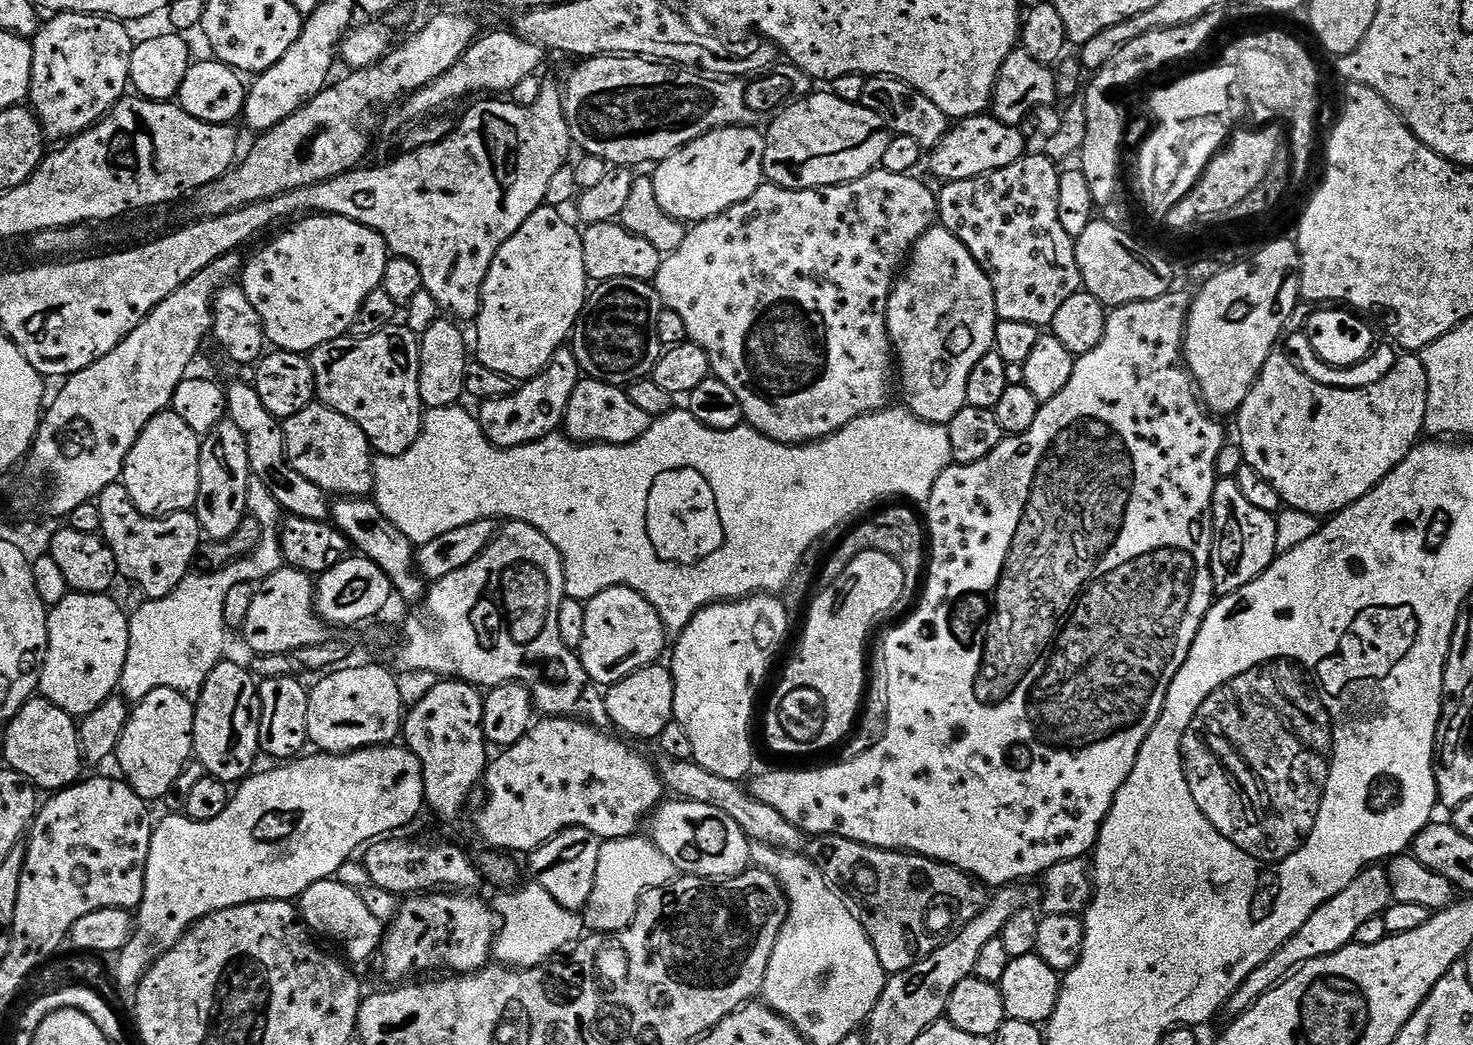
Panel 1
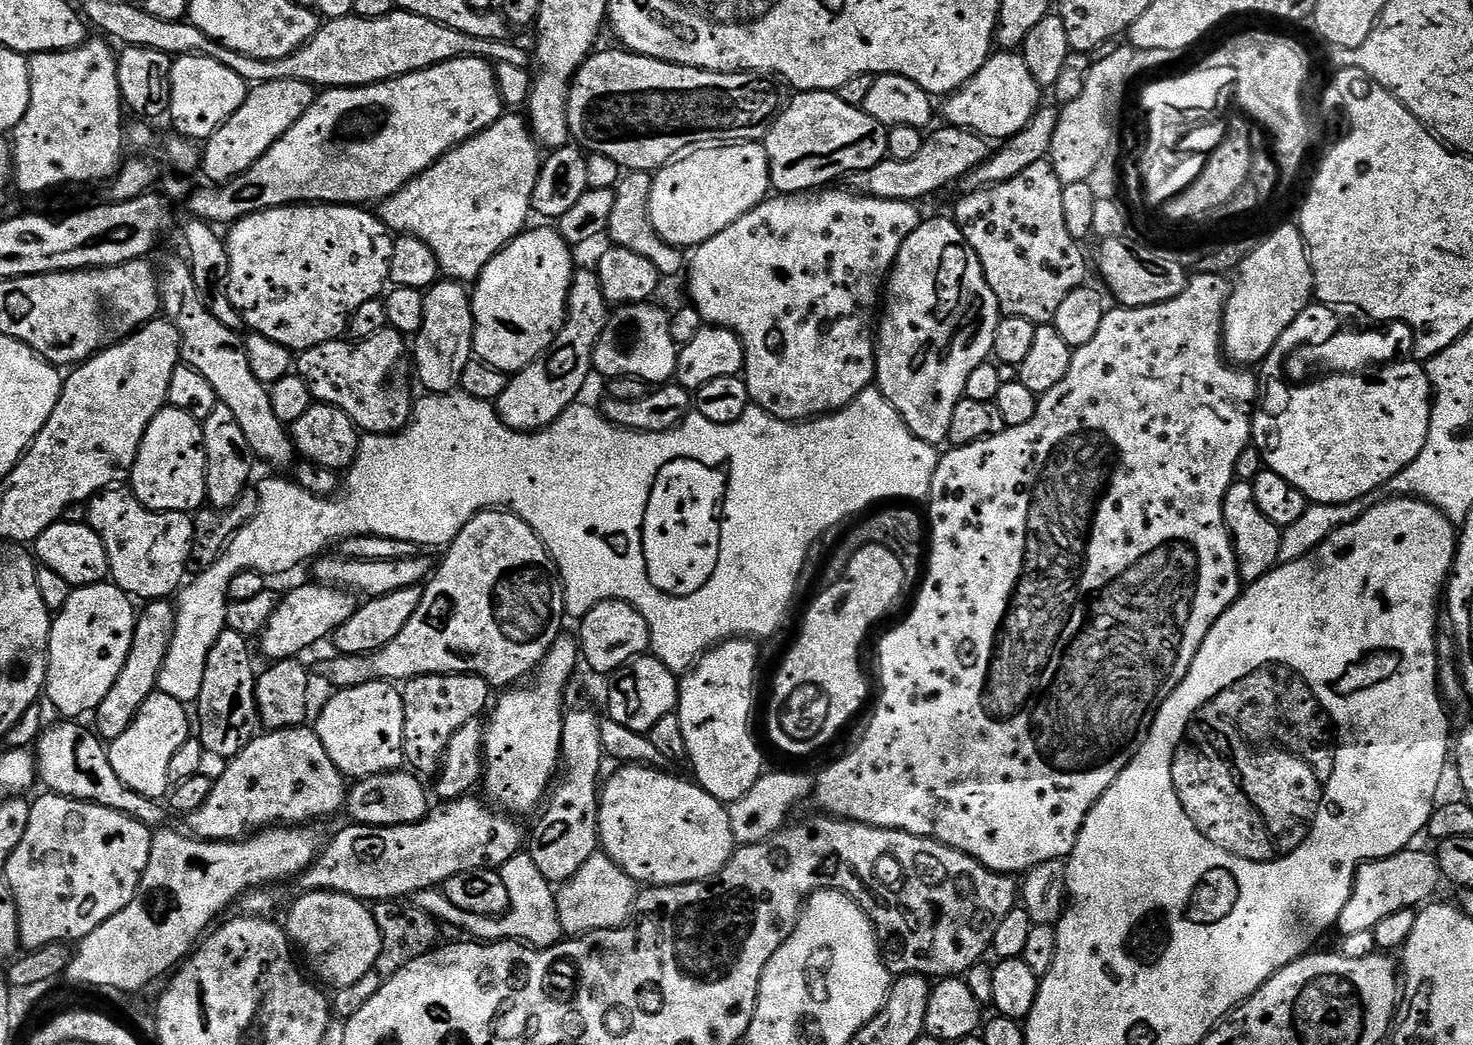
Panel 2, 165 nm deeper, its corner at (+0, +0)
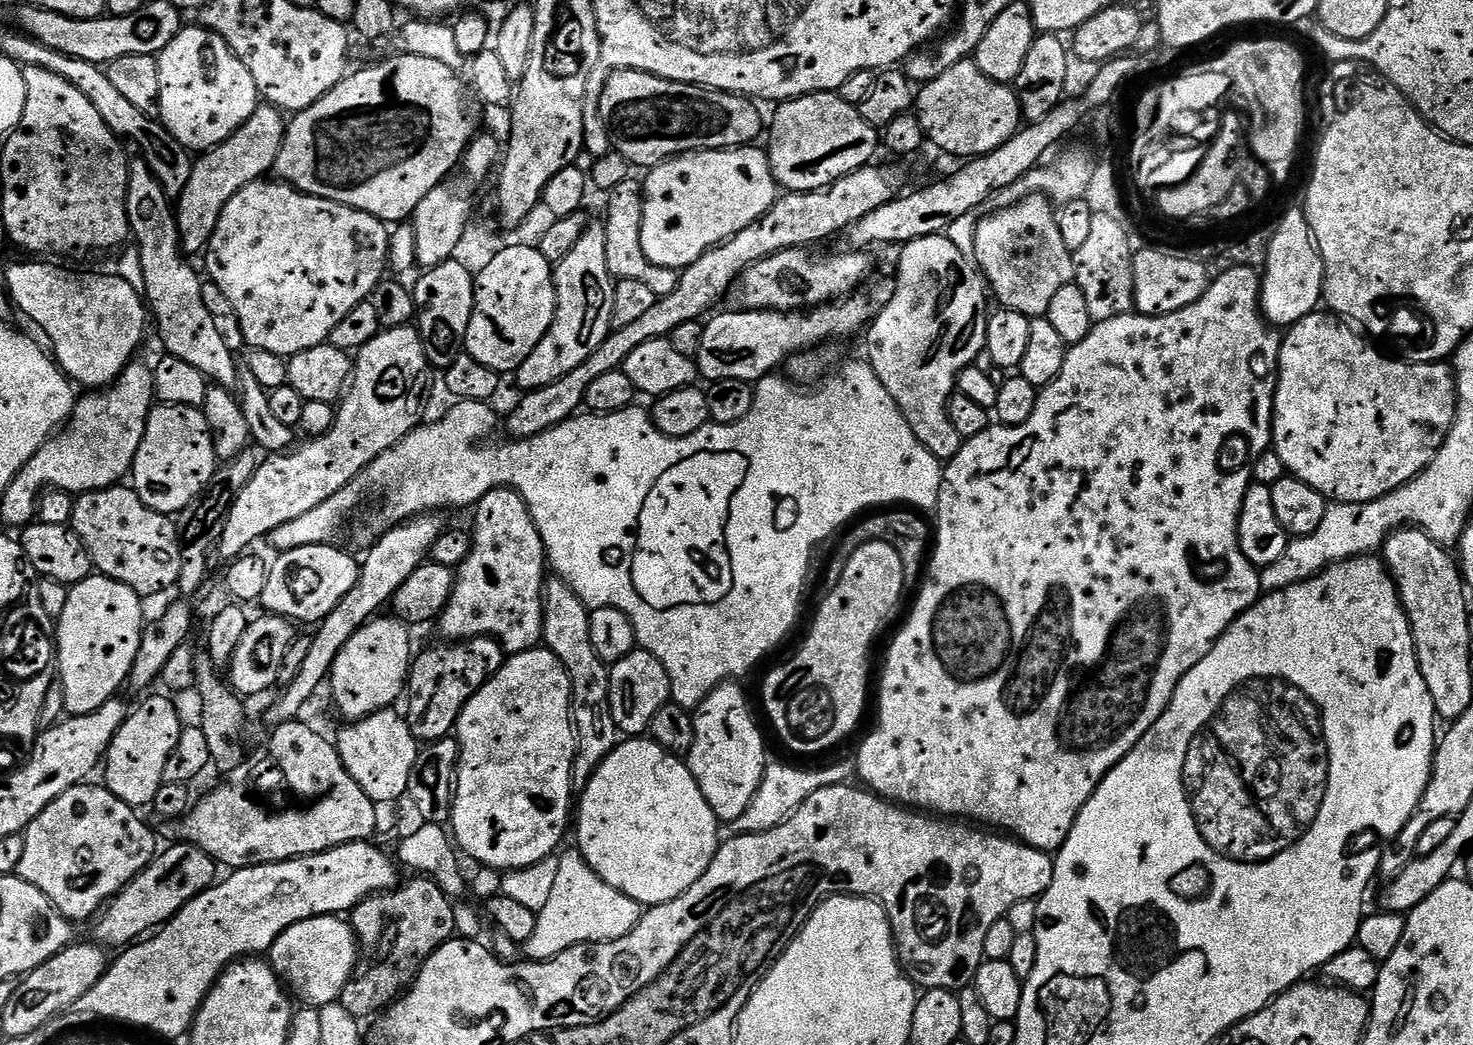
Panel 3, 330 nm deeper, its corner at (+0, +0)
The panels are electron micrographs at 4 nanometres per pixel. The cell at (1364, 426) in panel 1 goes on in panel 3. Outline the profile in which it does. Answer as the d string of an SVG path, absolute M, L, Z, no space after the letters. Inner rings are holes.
M1328 310L1314 311L1297 324L1291 325L1283 333L1280 341L1280 366L1276 378L1276 397L1272 407L1271 447L1278 454L1278 458L1282 458L1285 473L1298 477L1302 482L1306 482L1306 486L1314 486L1314 490L1318 490L1318 494L1322 494L1325 500L1337 504L1370 502L1374 498L1382 498L1398 490L1398 486L1413 480L1436 457L1436 451L1443 446L1456 417L1456 377L1447 363L1407 364L1404 360L1391 360L1390 357L1383 356L1378 349L1371 348L1363 340L1365 339L1363 335L1355 336L1351 330L1353 331L1341 317Z

